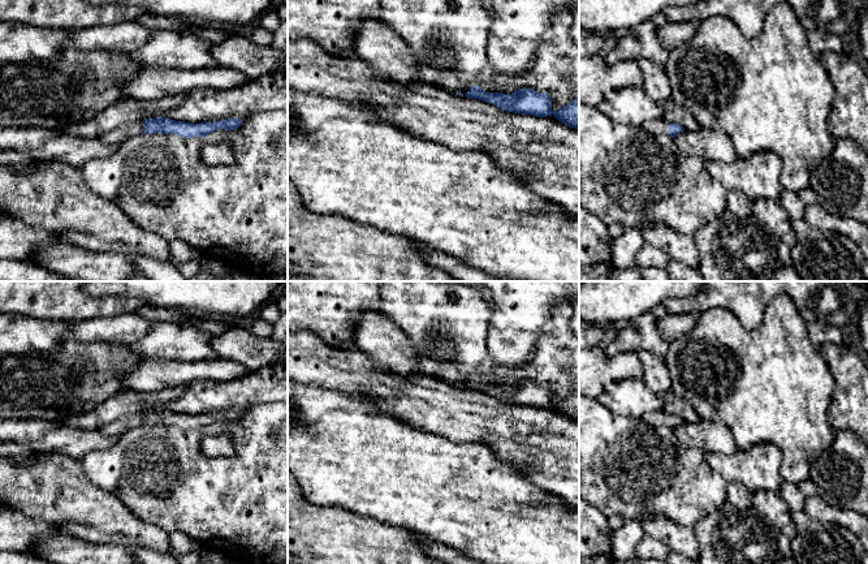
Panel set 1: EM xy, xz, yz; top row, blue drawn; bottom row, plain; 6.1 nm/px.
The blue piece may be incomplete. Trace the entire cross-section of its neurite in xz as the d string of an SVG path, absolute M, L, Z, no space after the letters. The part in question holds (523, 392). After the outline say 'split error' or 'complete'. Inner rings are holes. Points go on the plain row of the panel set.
M475 376L466 384L466 389L487 393L513 405L532 406L536 409L553 406L562 416L579 422L579 389L557 402L552 401L552 391L548 384L540 386L526 379L505 387L502 384L487 384Z; complete

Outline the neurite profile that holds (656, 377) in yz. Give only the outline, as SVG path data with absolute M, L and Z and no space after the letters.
M638 350L636 353L643 366L642 380L644 384L660 397L671 391L671 378L664 358L647 350Z

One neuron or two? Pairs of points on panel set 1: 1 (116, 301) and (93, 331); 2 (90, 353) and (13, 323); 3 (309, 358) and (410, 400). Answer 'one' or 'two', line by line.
1: two
2: one
3: one

